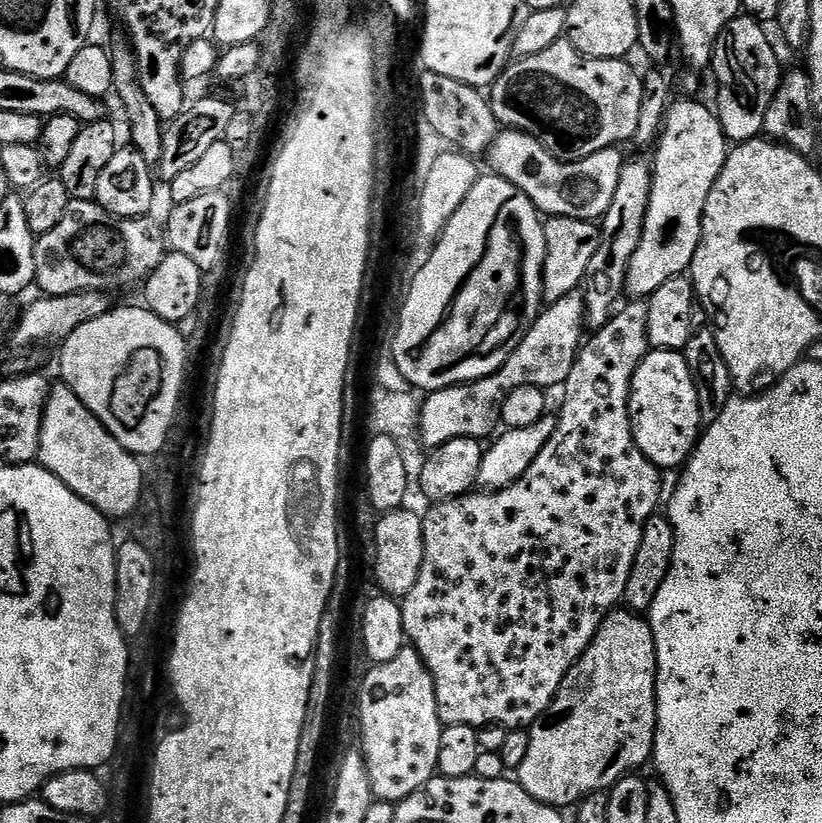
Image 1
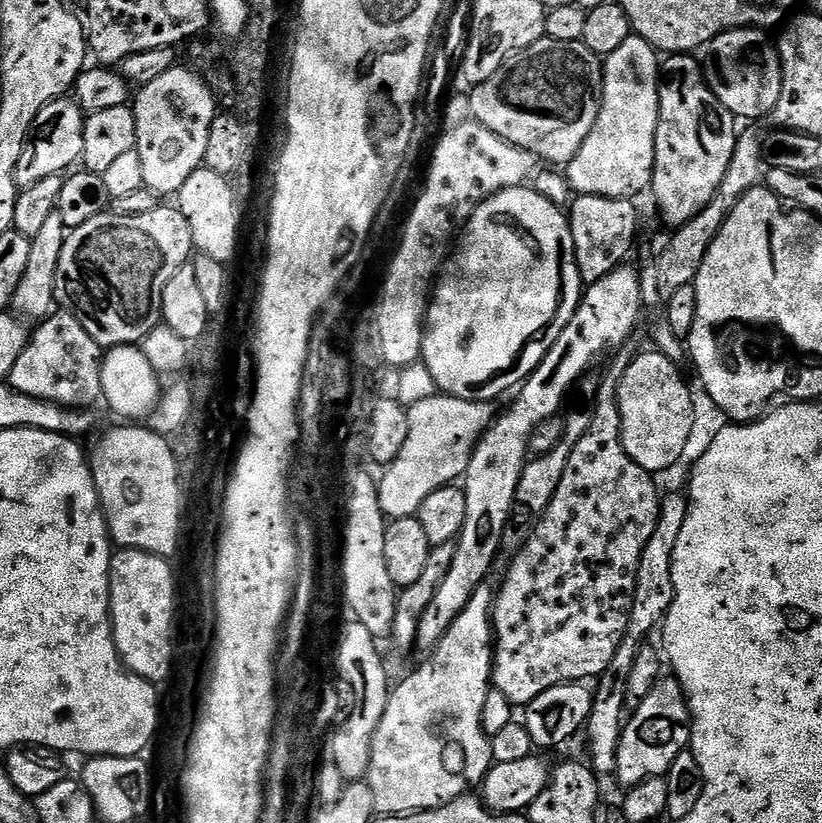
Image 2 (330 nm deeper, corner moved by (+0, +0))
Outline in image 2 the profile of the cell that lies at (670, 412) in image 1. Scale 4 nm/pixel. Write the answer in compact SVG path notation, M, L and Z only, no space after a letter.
M655 350L633 355L616 391L622 446L634 463L653 474L674 467L692 436L692 392L676 368L675 361Z

